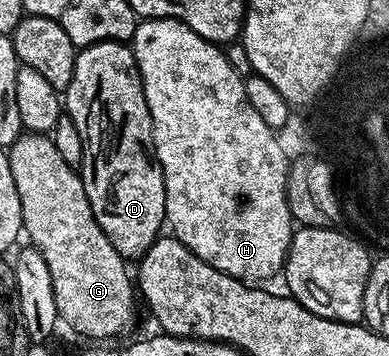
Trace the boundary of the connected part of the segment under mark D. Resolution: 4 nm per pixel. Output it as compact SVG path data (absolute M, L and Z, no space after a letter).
M96 41L92 45L83 46L76 55L74 79L70 79L70 87L63 90L62 105L66 110L66 116L75 123L82 135L84 158L78 167L78 172L80 178L84 180L86 199L90 199L90 207L94 211L94 219L98 219L98 227L102 227L106 239L110 239L110 243L114 243L114 247L119 251L121 257L125 259L131 259L131 257L139 259L143 257L144 252L156 242L157 237L161 236L162 230L166 225L164 215L164 172L160 170L160 165L156 162L156 154L152 148L152 120L150 119L150 111L146 103L144 87L140 84L140 68L136 66L136 60L131 48L123 41Z

